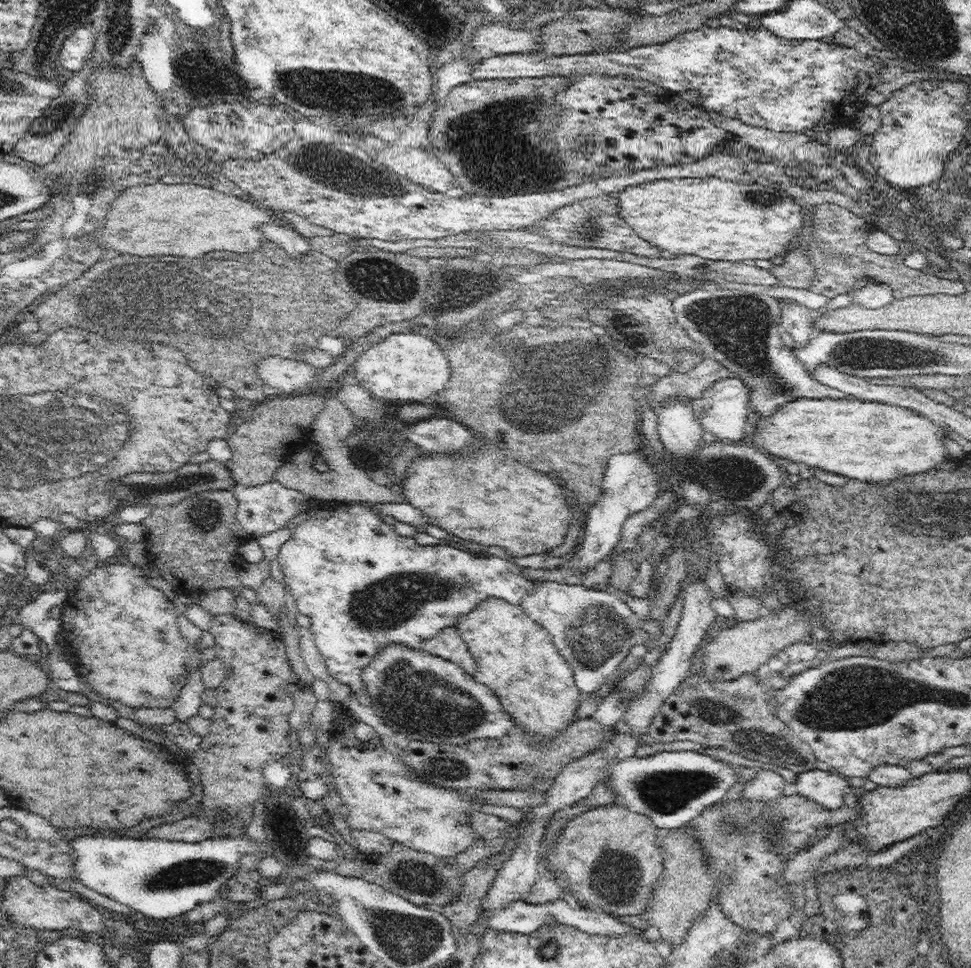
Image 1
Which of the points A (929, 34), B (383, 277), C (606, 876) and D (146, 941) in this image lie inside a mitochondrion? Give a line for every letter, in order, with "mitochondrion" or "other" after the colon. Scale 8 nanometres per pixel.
A: mitochondrion
B: mitochondrion
C: mitochondrion
D: other

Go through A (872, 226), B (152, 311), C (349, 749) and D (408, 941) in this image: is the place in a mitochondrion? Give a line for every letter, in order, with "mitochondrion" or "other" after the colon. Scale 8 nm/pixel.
A: other
B: mitochondrion
C: other
D: mitochondrion

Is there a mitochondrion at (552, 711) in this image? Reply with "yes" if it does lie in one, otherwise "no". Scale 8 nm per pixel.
no

